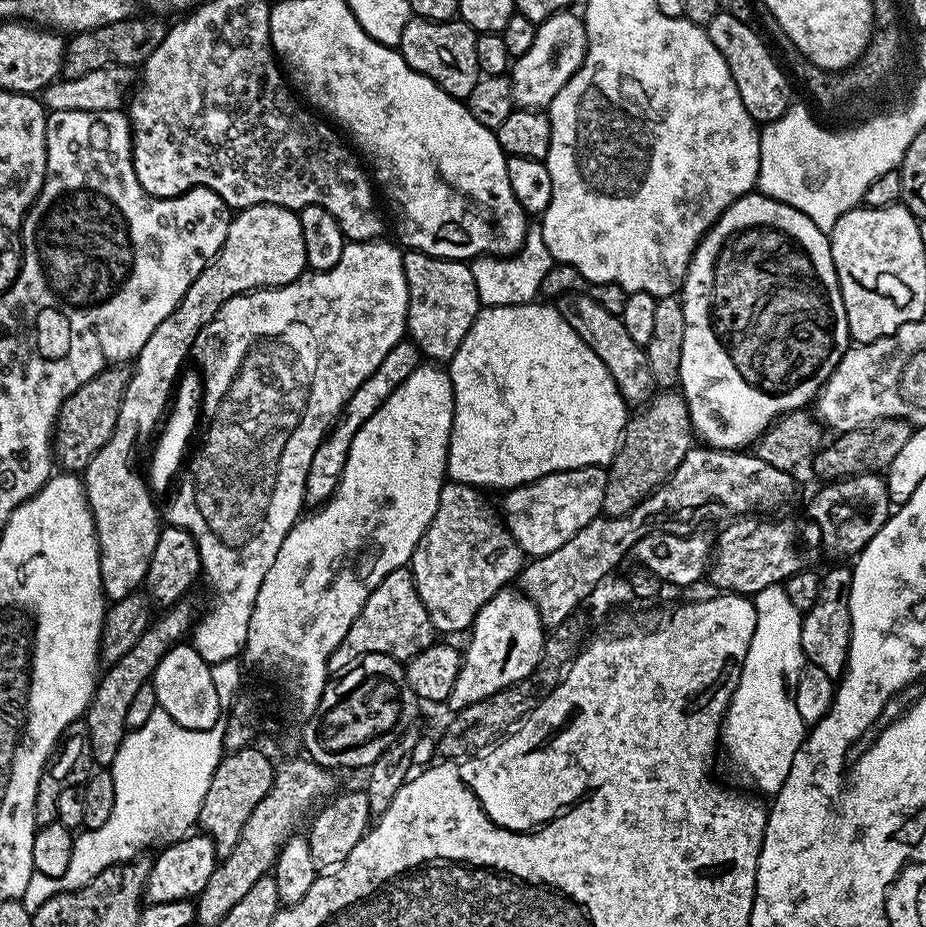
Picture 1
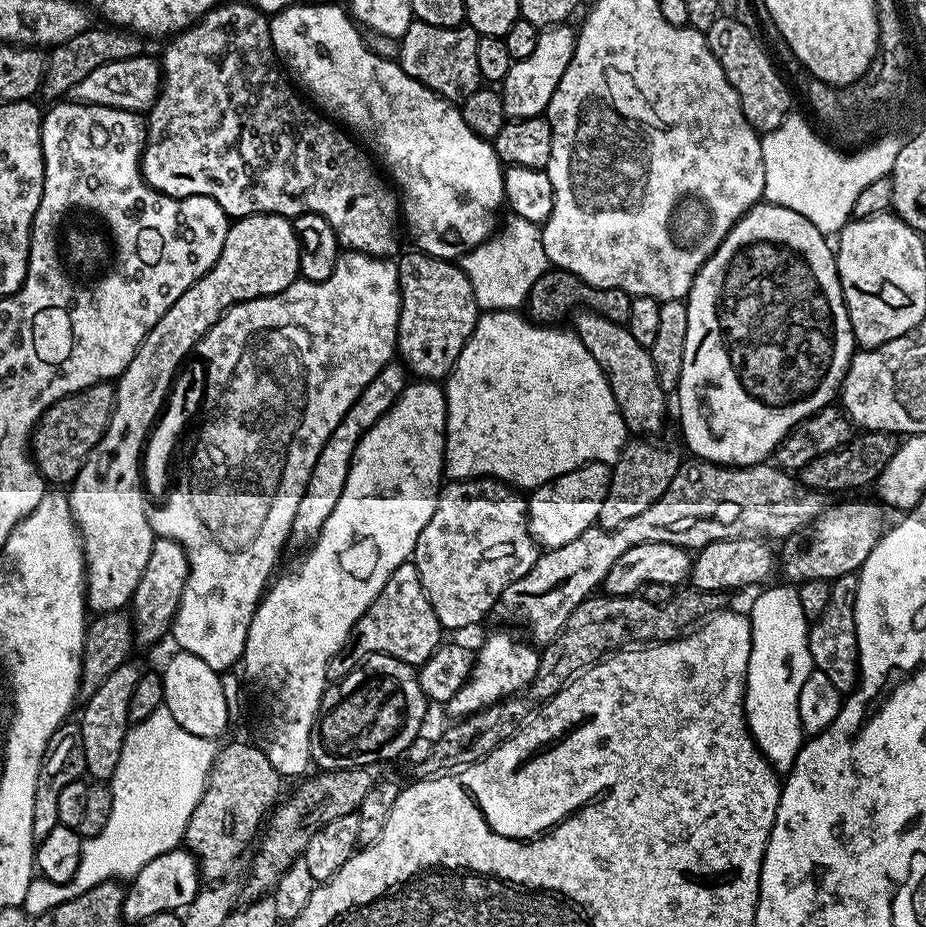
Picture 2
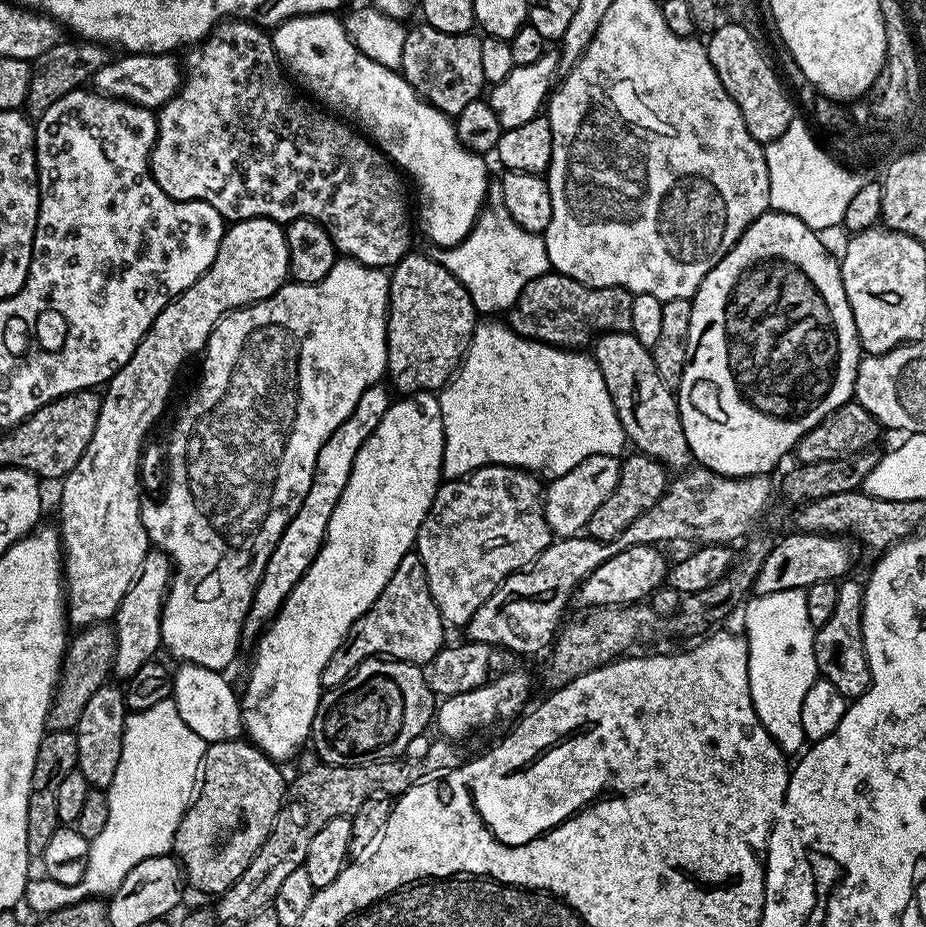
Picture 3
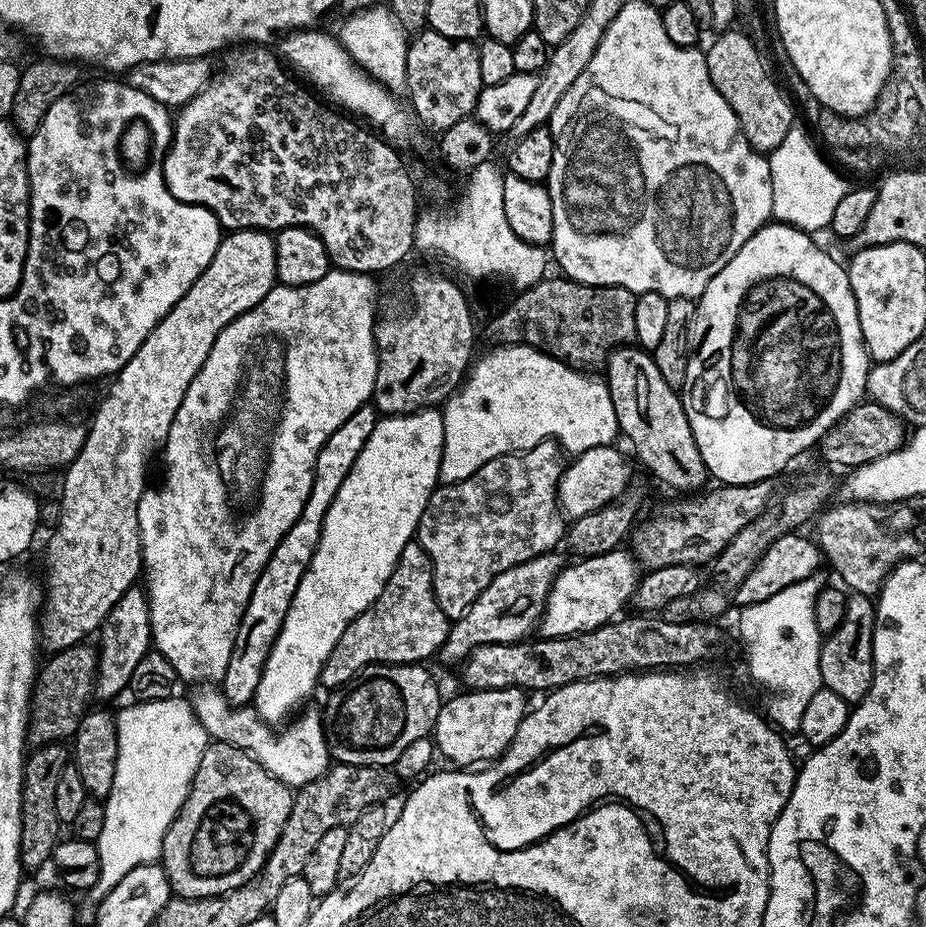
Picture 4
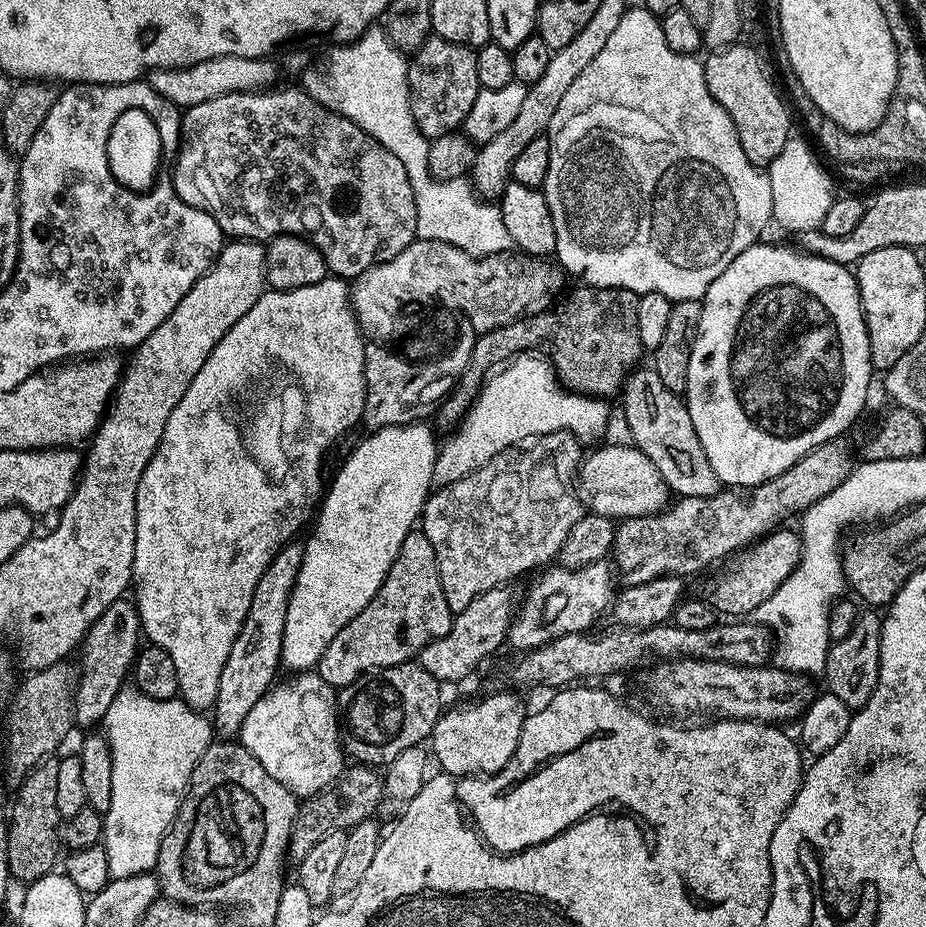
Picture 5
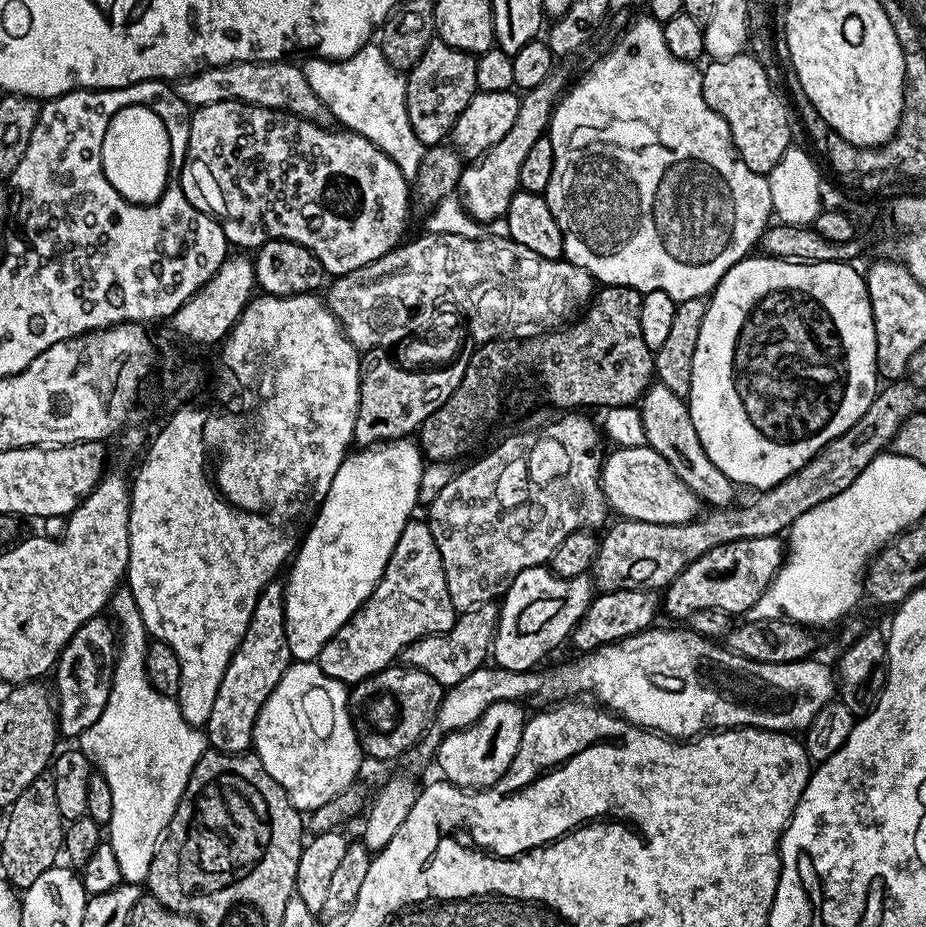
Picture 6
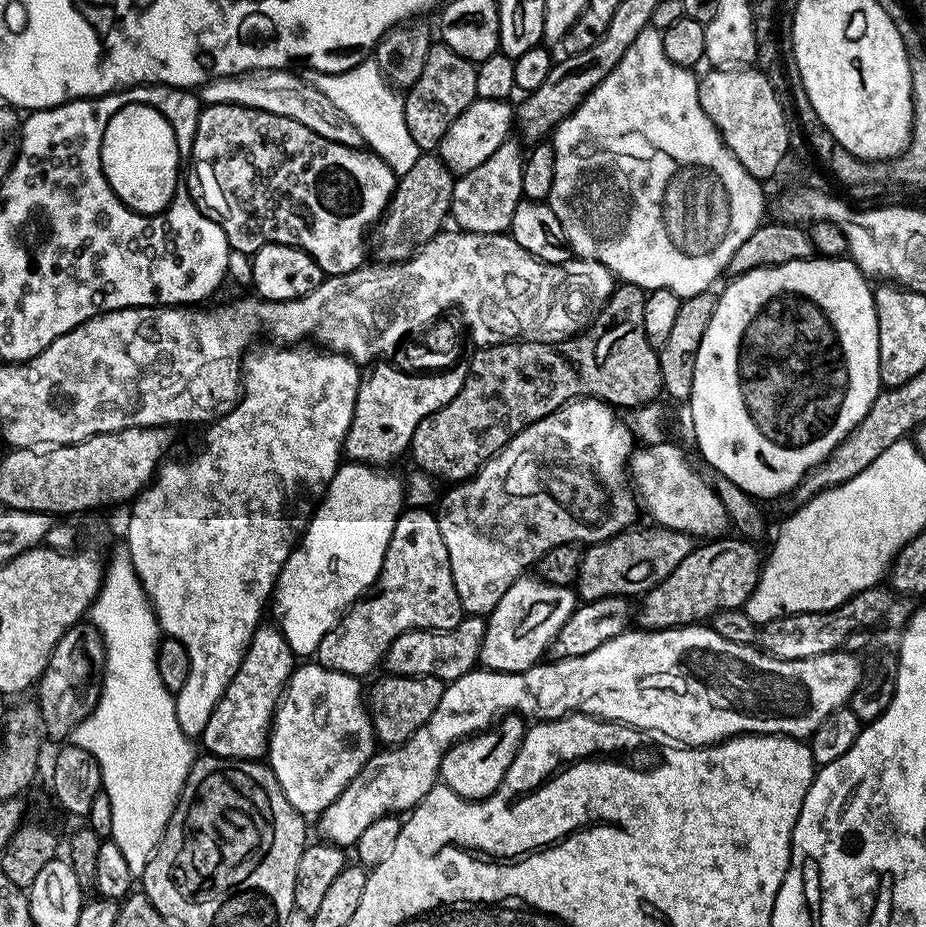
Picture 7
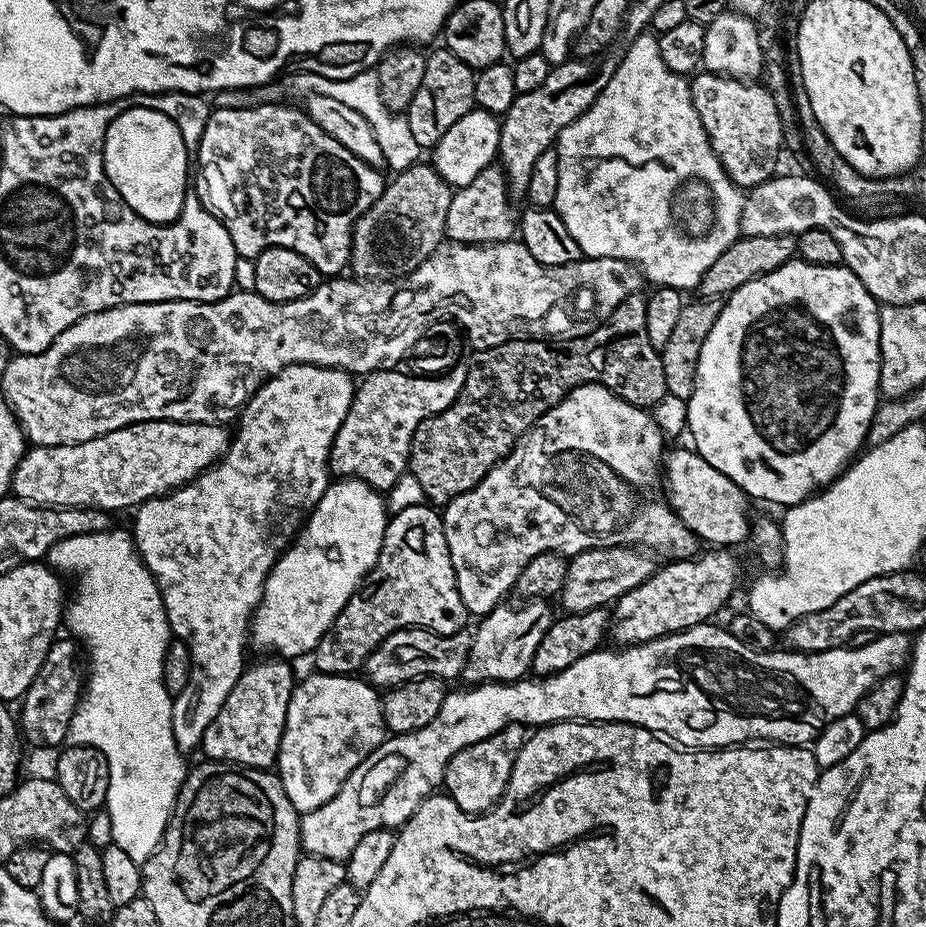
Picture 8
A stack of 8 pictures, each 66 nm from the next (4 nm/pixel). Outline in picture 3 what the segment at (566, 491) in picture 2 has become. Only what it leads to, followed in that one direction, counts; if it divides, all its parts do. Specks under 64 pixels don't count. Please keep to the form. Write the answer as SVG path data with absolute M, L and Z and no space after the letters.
M591 456L582 461L574 470L555 477L547 485L544 501L544 517L549 528L557 537L575 536L587 525L590 514L606 502L606 498L618 486L621 461L615 456Z

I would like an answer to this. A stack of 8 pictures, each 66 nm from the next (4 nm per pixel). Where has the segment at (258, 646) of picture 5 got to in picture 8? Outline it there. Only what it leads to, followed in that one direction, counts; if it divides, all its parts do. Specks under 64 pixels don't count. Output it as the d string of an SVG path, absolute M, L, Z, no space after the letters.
M271 658L249 663L244 673L234 682L230 698L222 702L222 710L206 729L202 752L208 760L223 760L244 764L248 768L271 769L280 752L282 734L286 726L286 710L290 706L294 679L287 659Z

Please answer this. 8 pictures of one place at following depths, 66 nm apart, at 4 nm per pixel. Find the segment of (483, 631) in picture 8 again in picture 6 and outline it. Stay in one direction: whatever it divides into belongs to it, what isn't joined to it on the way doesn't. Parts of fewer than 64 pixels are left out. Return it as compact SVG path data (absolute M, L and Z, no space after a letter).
M551 567L523 568L513 576L508 591L499 601L500 617L496 623L496 633L492 639L491 659L495 667L514 670L515 672L531 672L543 656L548 656L560 643L567 641L576 629L576 624L586 614L594 595L594 584L588 576L578 578L562 578L552 573Z

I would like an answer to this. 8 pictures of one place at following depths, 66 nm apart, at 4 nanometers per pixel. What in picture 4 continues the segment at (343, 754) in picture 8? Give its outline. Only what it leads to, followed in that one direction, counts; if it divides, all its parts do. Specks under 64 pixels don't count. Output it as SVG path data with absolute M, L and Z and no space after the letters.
M220 690L201 692L204 693L197 700L191 701L192 711L200 719L200 724L206 729L209 737L220 742L234 744L237 748L243 748L244 751L252 753L256 761L282 783L289 786L309 784L328 771L330 767L328 734L325 721L318 713L301 711L287 727L280 730L285 730L285 732L280 732L275 736L272 733L275 731L256 715L255 707L230 707L228 701L224 699L223 691Z

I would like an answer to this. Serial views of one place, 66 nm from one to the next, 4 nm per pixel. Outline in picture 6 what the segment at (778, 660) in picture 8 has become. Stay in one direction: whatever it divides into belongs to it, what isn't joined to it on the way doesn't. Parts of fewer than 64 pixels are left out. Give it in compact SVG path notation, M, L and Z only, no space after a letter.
M660 626L653 627L647 632L639 632L636 636L631 636L625 640L620 640L616 644L608 644L604 648L598 648L595 652L590 652L581 655L580 660L576 660L573 664L560 664L557 668L548 668L545 672L541 670L533 670L531 672L515 672L514 670L506 670L505 668L497 668L495 666L485 666L474 670L474 674L466 674L466 678L462 678L462 682L451 685L445 691L443 698L440 700L440 705L436 711L434 723L424 733L419 745L418 752L422 755L431 757L435 753L436 748L440 745L443 737L449 732L457 732L466 726L470 726L474 722L478 722L478 718L486 710L490 710L490 706L494 706L494 702L529 702L528 700L552 700L548 702L564 702L569 698L591 698L597 705L603 706L607 711L617 715L621 720L626 720L630 724L636 724L639 728L646 728L654 732L659 732L669 738L692 738L697 734L707 733L709 730L723 730L726 728L765 728L771 732L786 732L789 734L799 733L801 730L807 729L808 723L814 718L814 714L818 714L818 710L822 710L822 706L833 703L834 697L838 692L838 680L832 672L817 658L809 658L806 660L795 660L794 662L786 662L785 664L771 664L770 662L754 662L750 658L746 658L742 654L733 652L731 648L723 643L714 640L705 640L703 636L699 636L696 632L681 630L675 632L674 629L668 628L663 632Z

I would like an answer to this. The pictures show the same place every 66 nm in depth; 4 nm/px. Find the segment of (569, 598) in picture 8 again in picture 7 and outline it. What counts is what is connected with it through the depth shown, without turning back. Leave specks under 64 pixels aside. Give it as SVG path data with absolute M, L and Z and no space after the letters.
M659 526L640 527L611 536L609 540L599 540L583 549L574 585L574 591L581 601L607 596L643 597L644 593L657 588L665 578L674 574L674 566L678 566L678 562L692 552L694 540L687 532L675 532Z

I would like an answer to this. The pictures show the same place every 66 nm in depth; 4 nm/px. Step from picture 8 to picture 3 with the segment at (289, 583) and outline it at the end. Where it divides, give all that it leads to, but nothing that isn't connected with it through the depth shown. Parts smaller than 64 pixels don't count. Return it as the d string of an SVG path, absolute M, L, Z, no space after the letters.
M418 392L405 395L400 398L397 404L396 401L389 403L386 414L382 414L382 422L378 422L374 434L370 434L370 438L366 438L362 450L358 450L358 458L354 458L354 470L350 474L350 482L346 482L346 490L342 490L342 498L338 502L338 506L334 506L334 514L328 523L328 539L320 547L320 552L314 558L314 562L306 570L303 578L294 586L294 590L285 598L280 612L265 627L255 645L255 647L257 646L256 661L252 664L252 673L248 676L248 685L244 688L244 696L239 697L242 728L243 731L248 731L246 733L247 739L255 744L269 760L281 762L280 760L297 750L298 744L302 743L303 740L305 743L311 737L314 714L318 710L322 695L320 687L322 670L326 670L326 662L330 662L330 654L334 654L334 650L338 650L338 646L342 646L350 626L354 626L354 622L359 616L370 610L370 606L376 601L378 594L382 594L386 582L390 582L390 574L394 574L394 570L398 570L398 562L402 562L402 558L407 552L413 551L418 530L424 519L428 517L428 513L432 511L432 500L436 497L436 492L442 483L443 466L444 427L442 426L442 410L440 409L439 399L433 393Z

